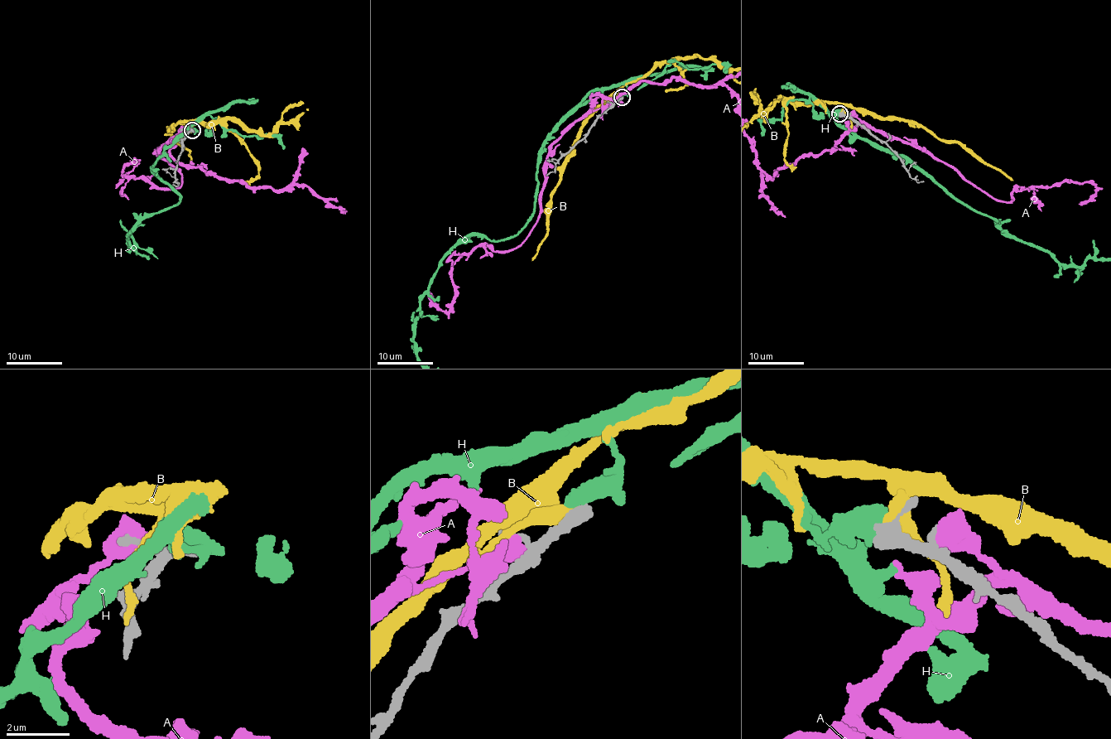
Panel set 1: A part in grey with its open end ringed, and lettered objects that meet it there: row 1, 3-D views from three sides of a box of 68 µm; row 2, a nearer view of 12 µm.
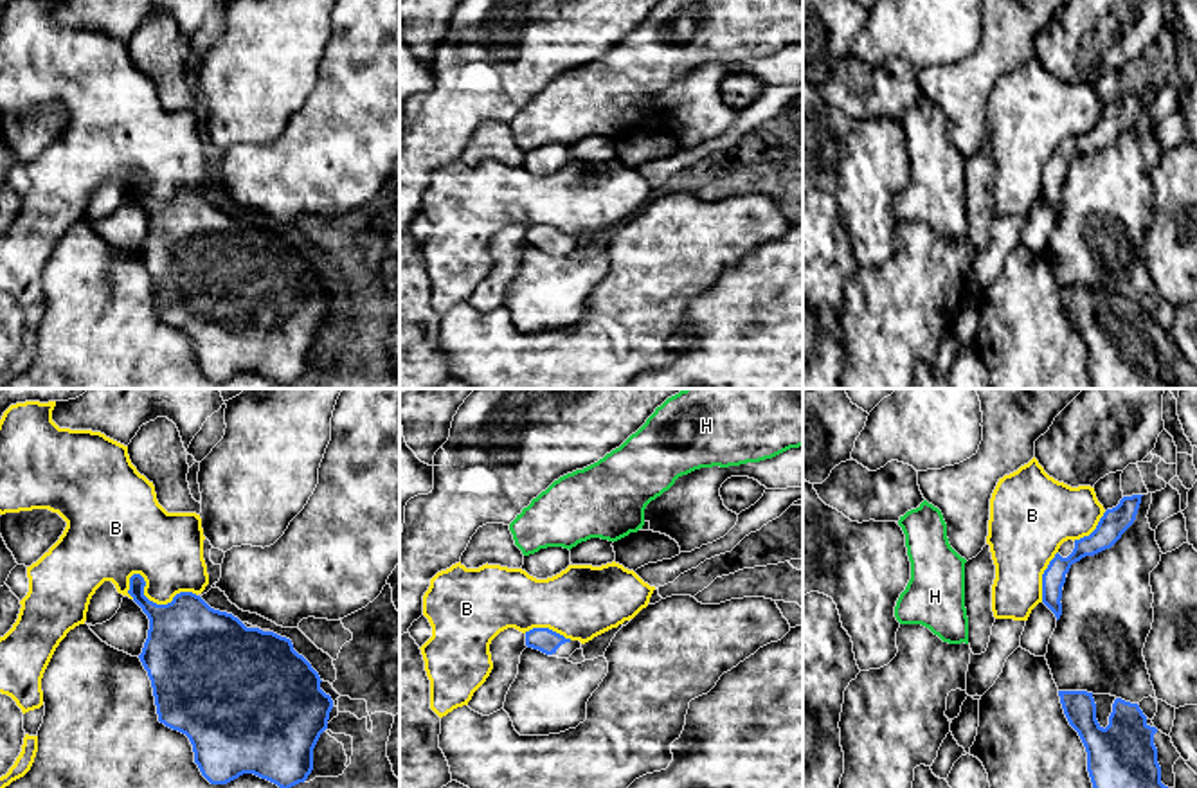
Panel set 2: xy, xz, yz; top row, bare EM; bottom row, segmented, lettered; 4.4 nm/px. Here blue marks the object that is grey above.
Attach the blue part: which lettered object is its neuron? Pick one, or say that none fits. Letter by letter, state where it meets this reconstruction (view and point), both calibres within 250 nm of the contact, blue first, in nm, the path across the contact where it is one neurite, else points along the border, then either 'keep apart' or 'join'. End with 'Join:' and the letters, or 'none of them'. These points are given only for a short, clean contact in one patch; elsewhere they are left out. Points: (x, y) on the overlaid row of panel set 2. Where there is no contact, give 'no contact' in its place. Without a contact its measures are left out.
A: no contact; keep apart
B: contact xy (155, 603); calibres 400 and 320 nm; keep apart
H: no contact; keep apart
Join: none of them

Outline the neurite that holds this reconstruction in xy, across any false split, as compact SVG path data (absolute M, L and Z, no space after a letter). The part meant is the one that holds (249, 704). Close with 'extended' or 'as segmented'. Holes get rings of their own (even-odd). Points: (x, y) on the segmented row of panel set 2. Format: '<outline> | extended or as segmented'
M140 574L130 578L128 594L149 619L139 658L151 680L158 721L189 738L202 775L211 784L227 784L243 774L279 788L304 783L333 709L311 664L293 649L290 639L247 628L193 592L180 592L171 603L157 604L144 595L144 587Z | as segmented

